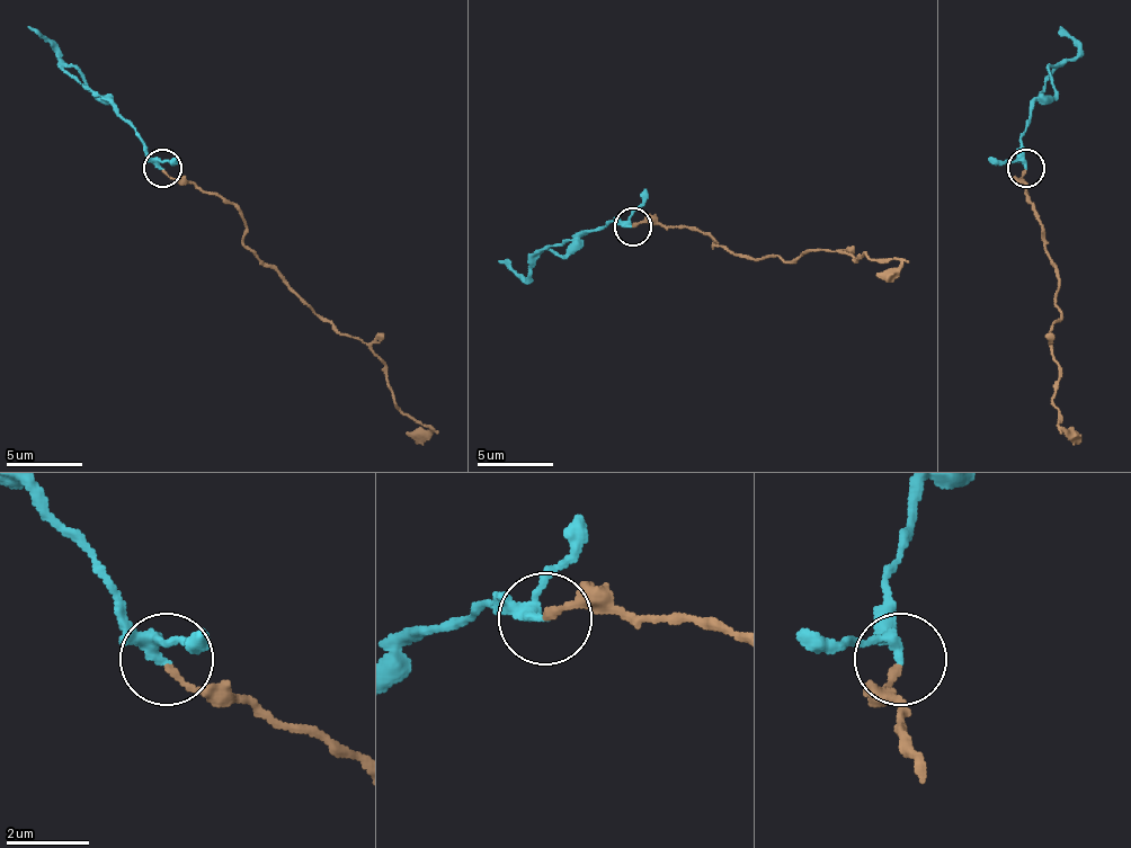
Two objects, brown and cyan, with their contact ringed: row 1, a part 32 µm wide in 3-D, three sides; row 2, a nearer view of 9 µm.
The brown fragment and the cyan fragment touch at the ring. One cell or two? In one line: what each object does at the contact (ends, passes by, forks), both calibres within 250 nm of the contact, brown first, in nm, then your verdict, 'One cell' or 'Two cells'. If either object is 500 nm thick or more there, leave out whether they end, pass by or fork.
At the ring brown ends. At the ring cyan passes by. Thickness 160 nm (brown) against 240 nm. One cell

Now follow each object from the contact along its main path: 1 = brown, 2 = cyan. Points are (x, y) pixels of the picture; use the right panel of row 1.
1: (1025, 170), (1025, 201), (1059, 273), (1059, 315), (1048, 338), (1059, 365), (1056, 402), (1063, 429), (1075, 434)
2: (1025, 167), (1021, 136), (1029, 109), (1040, 98), (1044, 82), (1078, 52), (1059, 26)

